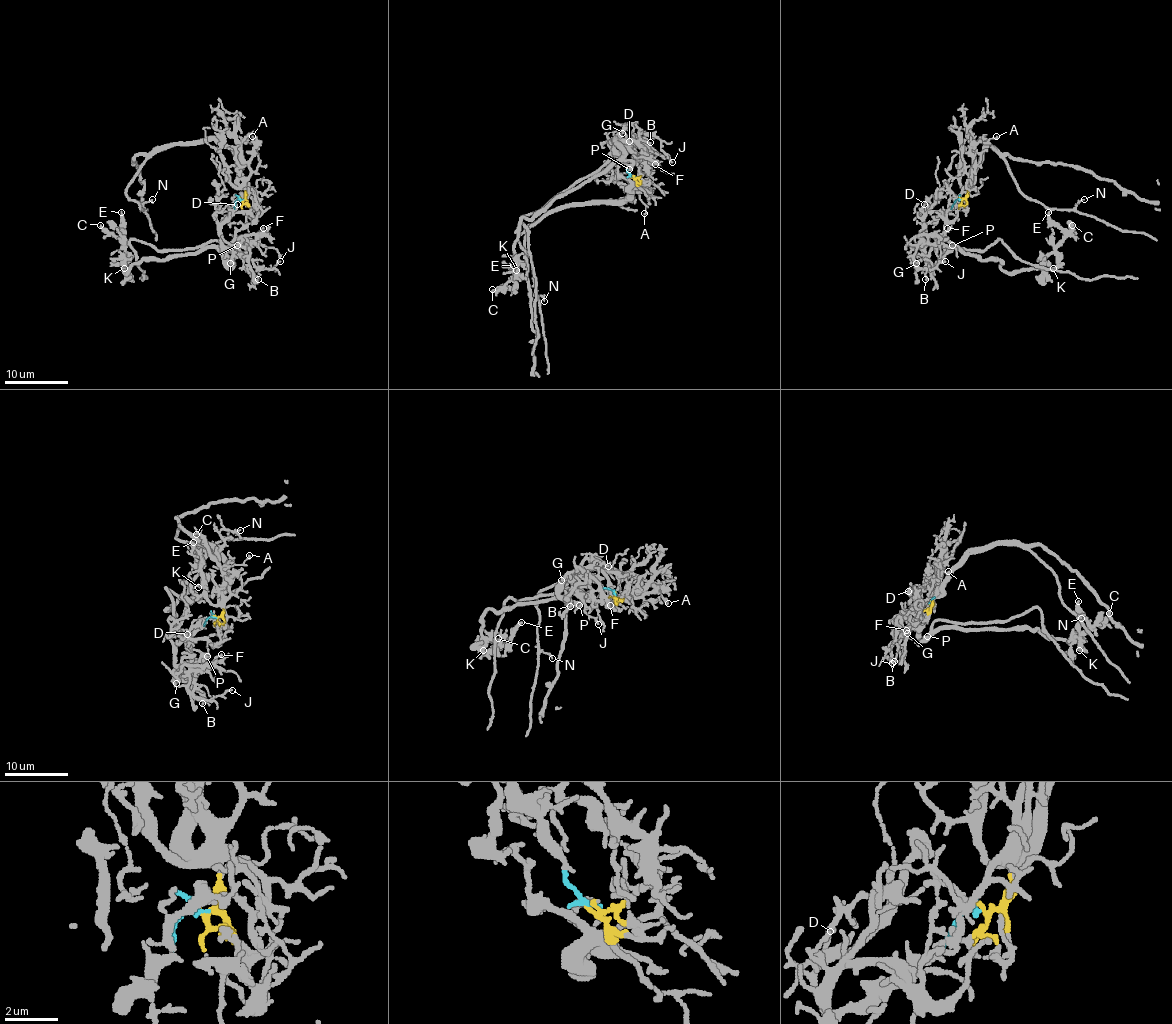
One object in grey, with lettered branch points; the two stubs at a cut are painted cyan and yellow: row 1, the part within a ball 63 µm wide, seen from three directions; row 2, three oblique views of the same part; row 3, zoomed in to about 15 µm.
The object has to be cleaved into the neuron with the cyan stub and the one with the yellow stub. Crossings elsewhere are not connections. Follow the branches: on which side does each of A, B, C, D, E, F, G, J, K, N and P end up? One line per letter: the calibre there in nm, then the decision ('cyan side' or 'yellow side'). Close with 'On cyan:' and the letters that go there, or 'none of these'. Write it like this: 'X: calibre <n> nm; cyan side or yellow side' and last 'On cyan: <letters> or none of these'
A: calibre 130 nm; yellow side
B: calibre 120 nm; cyan side
C: calibre 240 nm; cyan side
D: calibre 120 nm; cyan side
E: calibre 280 nm; cyan side
F: calibre 120 nm; cyan side
G: calibre 220 nm; cyan side
J: calibre 110 nm; cyan side
K: calibre 240 nm; cyan side
N: calibre 120 nm; yellow side
P: calibre 360 nm; cyan side
On cyan: B, C, D, E, F, G, J, K, P

